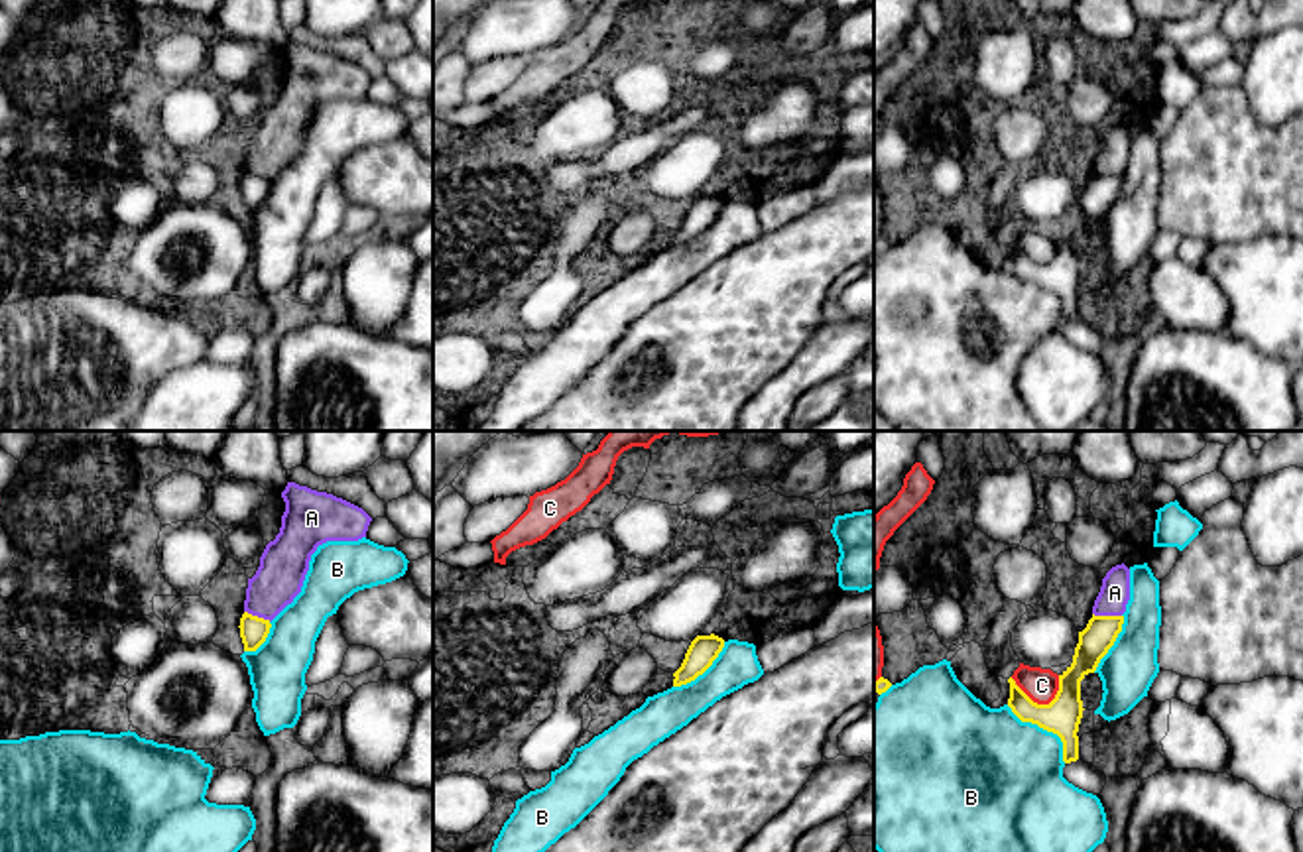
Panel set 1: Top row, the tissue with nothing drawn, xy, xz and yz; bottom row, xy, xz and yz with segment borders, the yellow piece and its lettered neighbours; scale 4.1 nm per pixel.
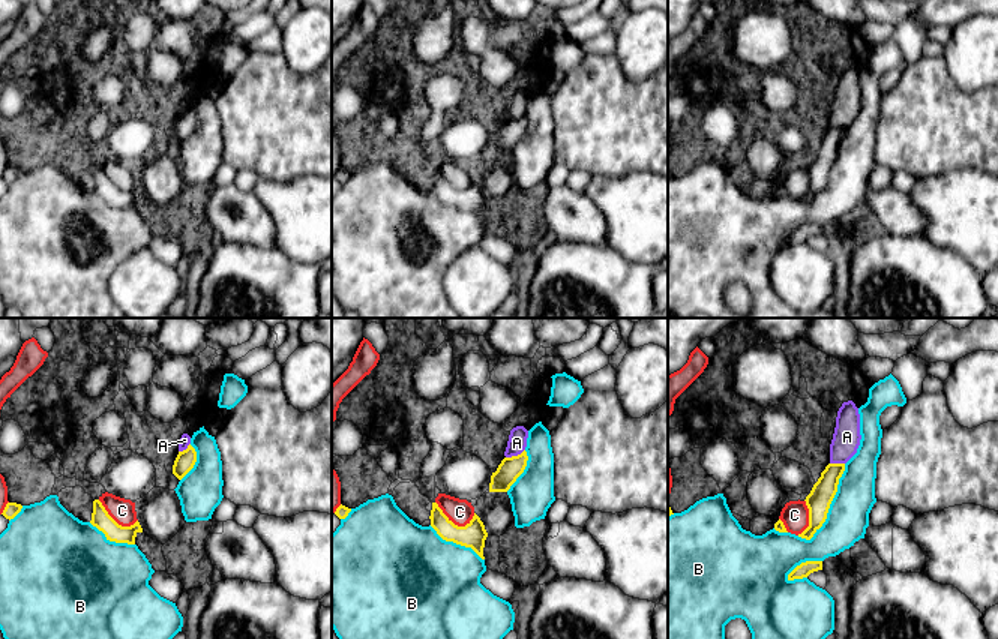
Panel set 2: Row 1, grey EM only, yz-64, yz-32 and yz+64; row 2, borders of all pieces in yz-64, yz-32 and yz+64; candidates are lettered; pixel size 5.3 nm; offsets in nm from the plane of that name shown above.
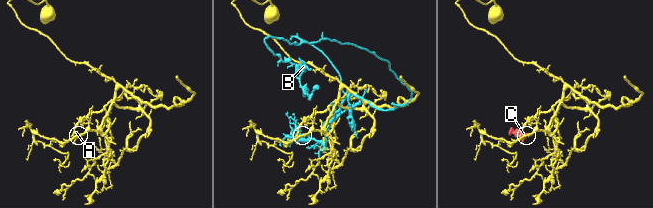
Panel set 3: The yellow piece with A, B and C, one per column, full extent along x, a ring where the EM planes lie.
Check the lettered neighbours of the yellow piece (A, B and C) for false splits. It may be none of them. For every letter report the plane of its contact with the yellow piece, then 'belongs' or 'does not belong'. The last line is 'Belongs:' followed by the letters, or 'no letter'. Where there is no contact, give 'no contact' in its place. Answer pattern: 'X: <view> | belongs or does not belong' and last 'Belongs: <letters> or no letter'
A: yz | does not belong
B: yz | does not belong
C: yz | does not belong
Belongs: no letter

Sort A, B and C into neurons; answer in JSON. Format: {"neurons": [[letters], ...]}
{"neurons": [["A", "C"], ["B"]]}

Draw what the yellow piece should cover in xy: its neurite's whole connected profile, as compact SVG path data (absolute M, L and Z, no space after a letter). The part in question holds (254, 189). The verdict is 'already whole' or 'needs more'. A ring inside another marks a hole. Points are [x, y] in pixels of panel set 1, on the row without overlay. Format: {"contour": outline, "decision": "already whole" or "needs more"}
{"contour": "M244 171L238 187L240 187L244 211L256 211L266 201L272 183L270 179Z", "decision": "already whole"}

